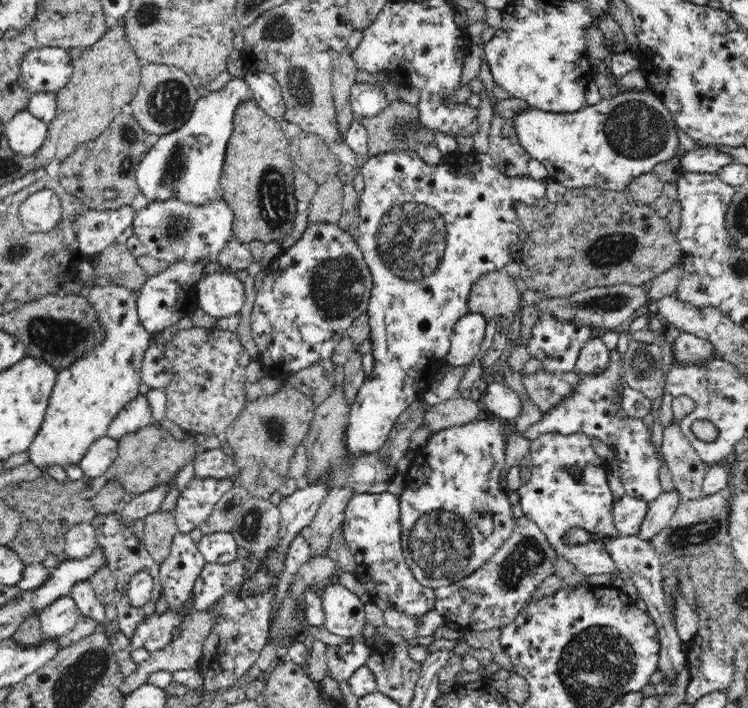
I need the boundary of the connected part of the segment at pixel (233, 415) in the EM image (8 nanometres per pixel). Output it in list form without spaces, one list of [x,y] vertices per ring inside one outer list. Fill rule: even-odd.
[[[192,326],[176,332],[162,349],[172,363],[173,372],[172,381],[164,389],[166,418],[194,435],[222,436],[248,403],[246,366],[252,362],[252,356],[240,344],[236,331],[221,330],[216,326],[209,329]]]

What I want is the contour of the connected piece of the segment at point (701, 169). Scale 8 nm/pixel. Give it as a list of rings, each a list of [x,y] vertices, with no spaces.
[[[696,146],[693,150],[686,151],[680,158],[680,173],[718,173],[720,168],[730,166],[732,158],[713,148]]]

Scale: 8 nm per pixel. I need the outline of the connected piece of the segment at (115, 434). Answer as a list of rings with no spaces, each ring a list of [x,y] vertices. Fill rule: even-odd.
[[[138,394],[134,400],[124,406],[110,423],[107,436],[117,441],[118,438],[138,432],[140,428],[144,428],[152,422],[151,406],[148,399],[144,395]]]

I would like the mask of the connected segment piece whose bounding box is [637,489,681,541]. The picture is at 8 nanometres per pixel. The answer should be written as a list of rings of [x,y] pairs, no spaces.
[[[678,489],[660,493],[652,502],[648,503],[648,512],[642,520],[642,526],[638,530],[638,537],[648,541],[658,534],[665,526],[668,526],[674,512],[680,504],[681,498]]]

